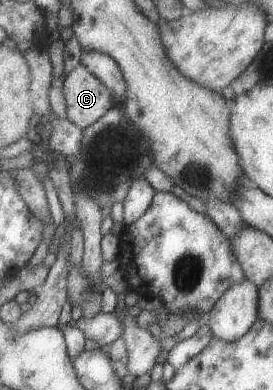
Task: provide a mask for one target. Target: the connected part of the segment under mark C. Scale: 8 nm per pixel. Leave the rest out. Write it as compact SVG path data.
M79 63L63 80L66 117L84 129L100 119L113 105L110 91Z

